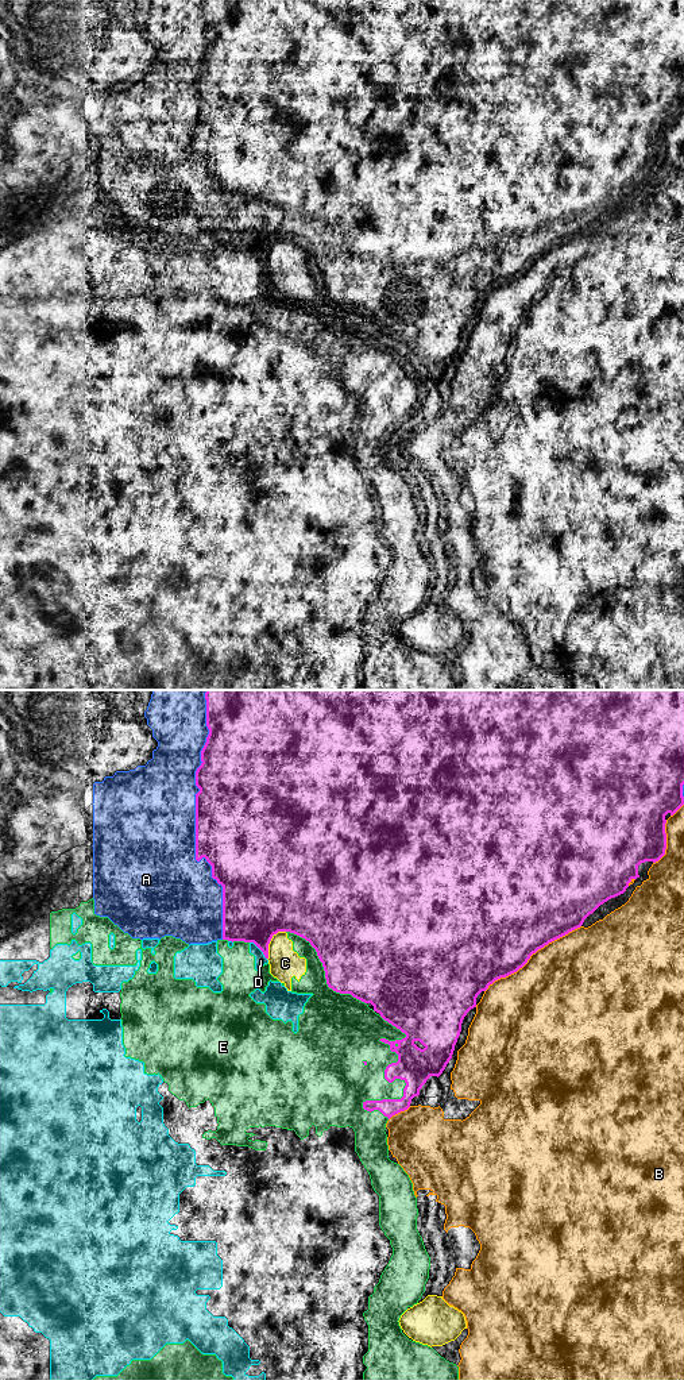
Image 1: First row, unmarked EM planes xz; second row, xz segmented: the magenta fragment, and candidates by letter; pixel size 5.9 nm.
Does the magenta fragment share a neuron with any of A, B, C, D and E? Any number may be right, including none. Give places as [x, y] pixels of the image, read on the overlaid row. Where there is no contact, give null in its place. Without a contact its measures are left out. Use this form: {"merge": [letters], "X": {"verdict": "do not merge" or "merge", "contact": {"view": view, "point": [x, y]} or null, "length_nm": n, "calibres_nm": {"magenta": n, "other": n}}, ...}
{"merge": [], "A": {"verdict": "do not merge", "contact": {"view": "xz", "point": [196, 820]}, "length_nm": 1500, "calibres_nm": {"magenta": 500, "other": 500}}, "B": {"verdict": "do not merge", "contact": {"view": "xz", "point": [530, 955]}, "length_nm": 700, "calibres_nm": {"magenta": 500, "other": 480}}, "C": {"verdict": "do not merge", "contact": {"view": "xz", "point": [270, 940]}, "length_nm": 200, "calibres_nm": {"magenta": 440, "other": 180}}, "D": {"verdict": "do not merge", "contact": {"view": "xz", "point": [259, 948]}, "length_nm": 150, "calibres_nm": {"magenta": 400, "other": 70}}, "E": {"verdict": "do not merge", "contact": {"view": "xz", "point": [393, 1080]}, "length_nm": 600, "calibres_nm": {"magenta": 220, "other": 260}}}

